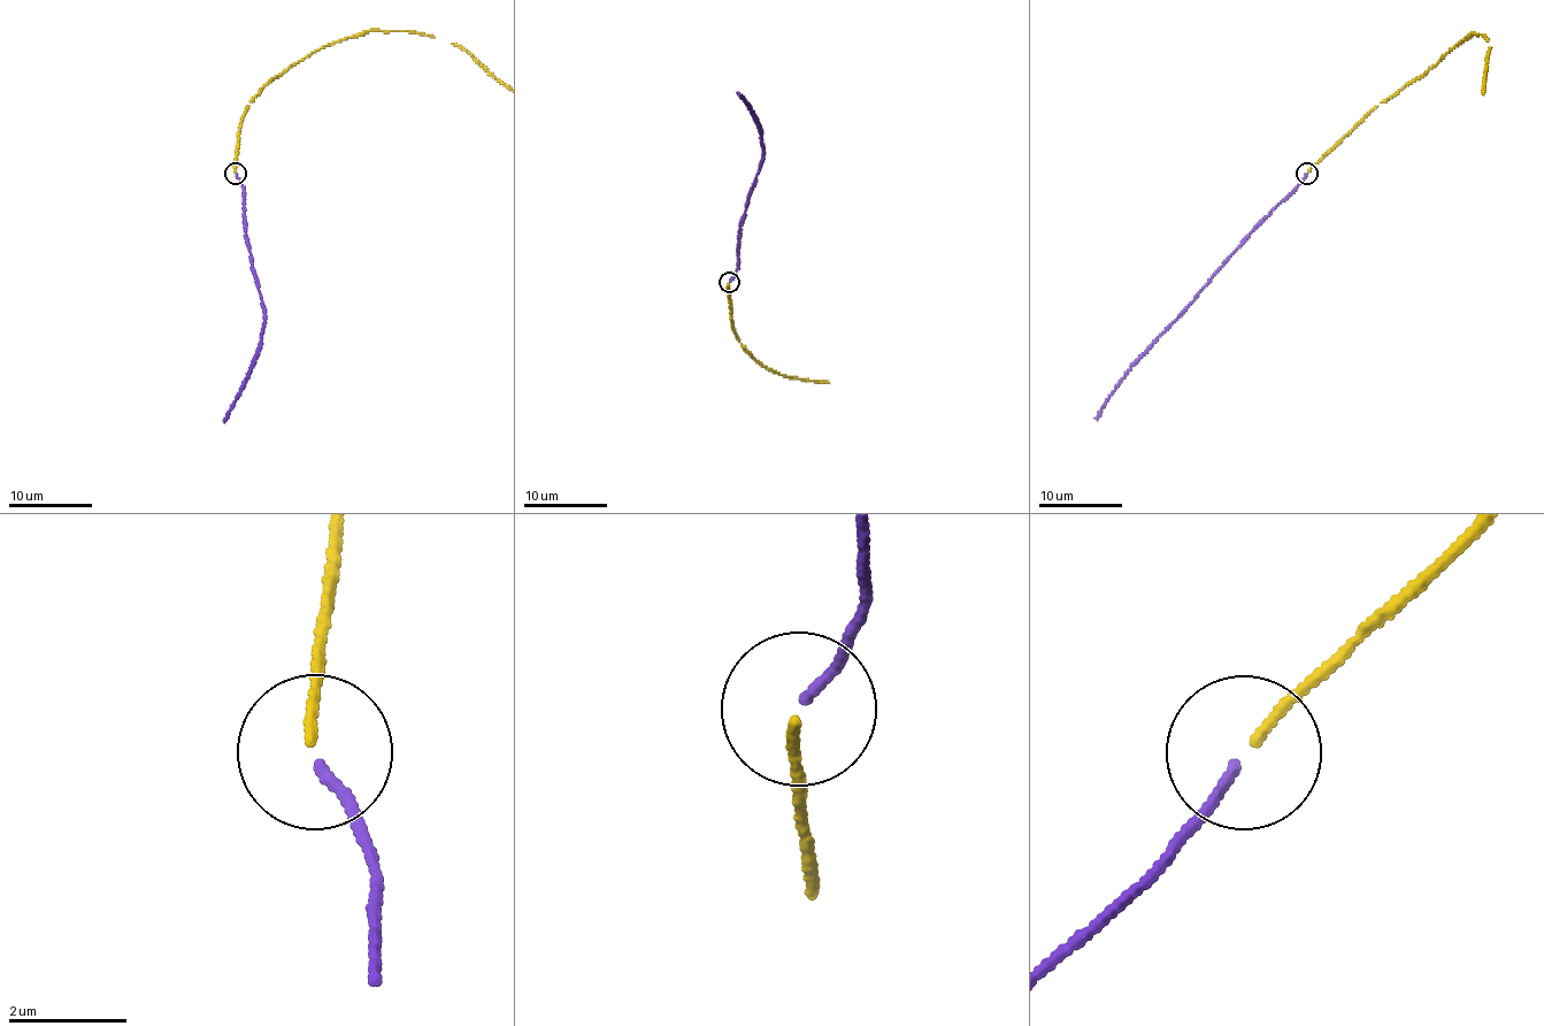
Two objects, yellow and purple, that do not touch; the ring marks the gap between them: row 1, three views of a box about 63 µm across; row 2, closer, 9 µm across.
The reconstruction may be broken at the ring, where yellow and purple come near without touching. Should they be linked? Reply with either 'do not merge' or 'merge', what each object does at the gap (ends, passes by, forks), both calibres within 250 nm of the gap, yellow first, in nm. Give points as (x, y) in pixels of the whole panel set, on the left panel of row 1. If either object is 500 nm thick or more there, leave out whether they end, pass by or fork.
merge; yellow ends; purple ends; calibres 160 and 160 nm

